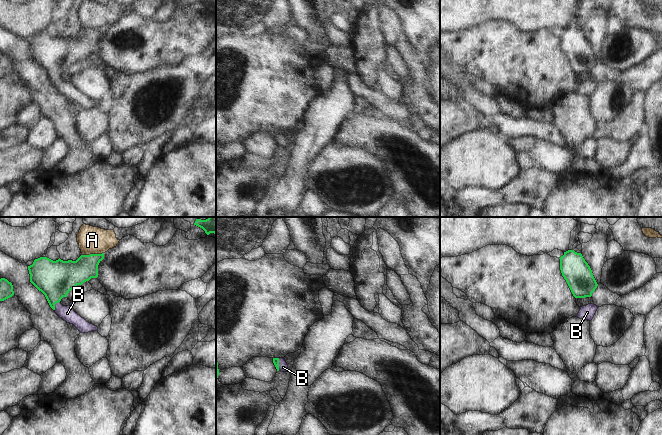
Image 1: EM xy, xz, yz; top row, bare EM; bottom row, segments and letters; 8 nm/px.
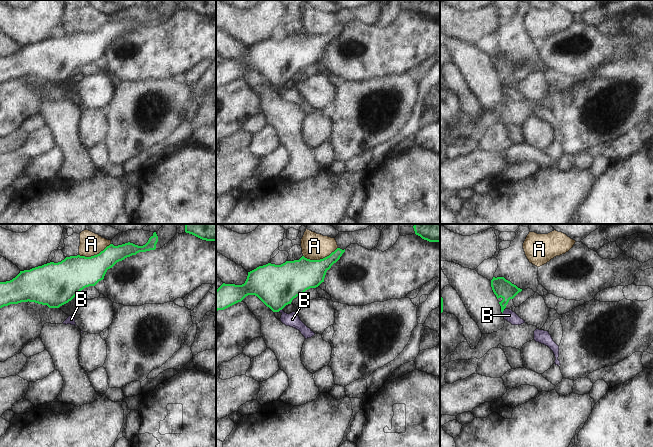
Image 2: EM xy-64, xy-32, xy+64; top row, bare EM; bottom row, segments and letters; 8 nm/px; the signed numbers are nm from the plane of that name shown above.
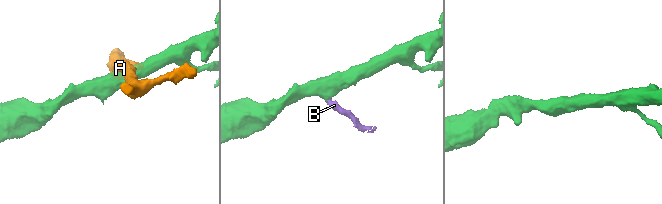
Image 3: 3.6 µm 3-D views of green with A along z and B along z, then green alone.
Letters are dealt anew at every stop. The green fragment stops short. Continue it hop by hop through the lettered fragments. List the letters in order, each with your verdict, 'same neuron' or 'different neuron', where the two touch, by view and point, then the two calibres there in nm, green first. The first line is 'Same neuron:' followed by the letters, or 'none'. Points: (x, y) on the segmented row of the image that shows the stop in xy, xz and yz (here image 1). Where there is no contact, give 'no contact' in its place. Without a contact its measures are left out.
Same neuron: B
A: different neuron; meets green in xy at (92, 254); 220 nm thick on the green side, 220 nm on the other
B: same neuron; meets green in xy at (54, 305); 300 nm thick on the green side, 120 nm on the other

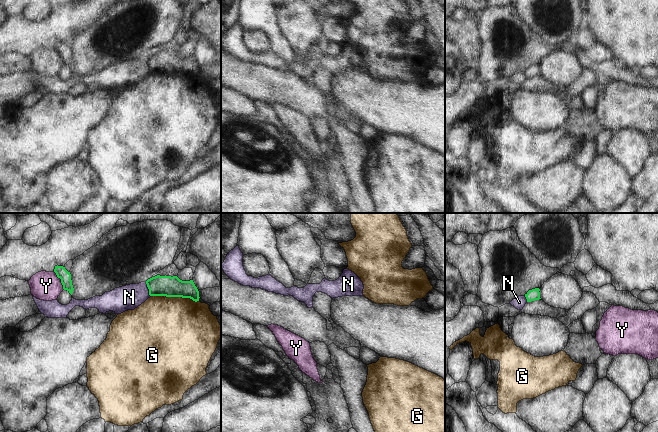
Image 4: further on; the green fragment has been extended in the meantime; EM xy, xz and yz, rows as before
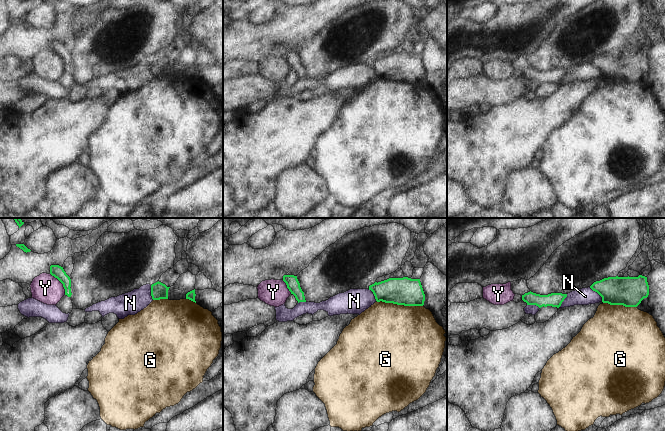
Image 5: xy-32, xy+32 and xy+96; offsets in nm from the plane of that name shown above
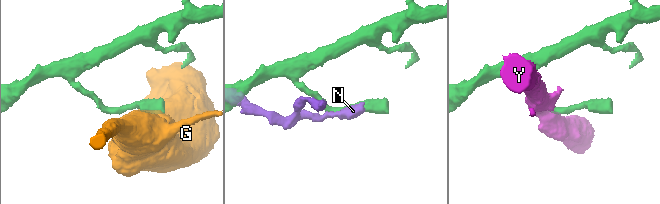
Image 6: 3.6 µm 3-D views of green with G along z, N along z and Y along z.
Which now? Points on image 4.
Same neuron: none
G: different neuron; meets green in xy at (175, 296); 170 nm thick on the green side, 500 nm on the other
N: different neuron; meets green in xy at (148, 288); 170 nm thick on the green side, 200 nm on the other
Y: different neuron; meets green in xy at (61, 280); 90 nm thick on the green side, 220 nm on the other

